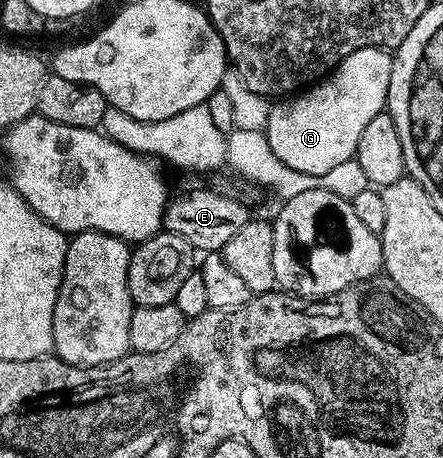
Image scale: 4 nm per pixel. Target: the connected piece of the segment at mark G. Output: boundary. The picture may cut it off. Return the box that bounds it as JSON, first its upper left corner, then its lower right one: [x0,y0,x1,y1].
[266,48,393,176]

